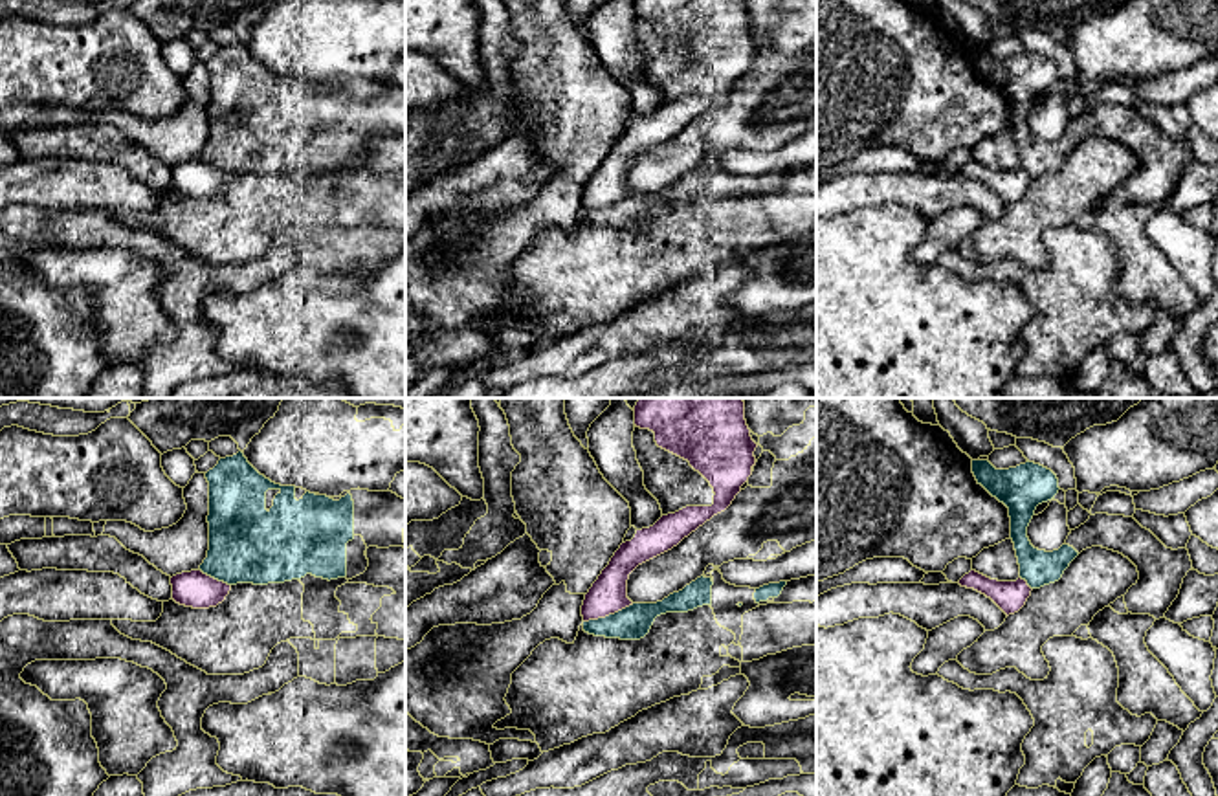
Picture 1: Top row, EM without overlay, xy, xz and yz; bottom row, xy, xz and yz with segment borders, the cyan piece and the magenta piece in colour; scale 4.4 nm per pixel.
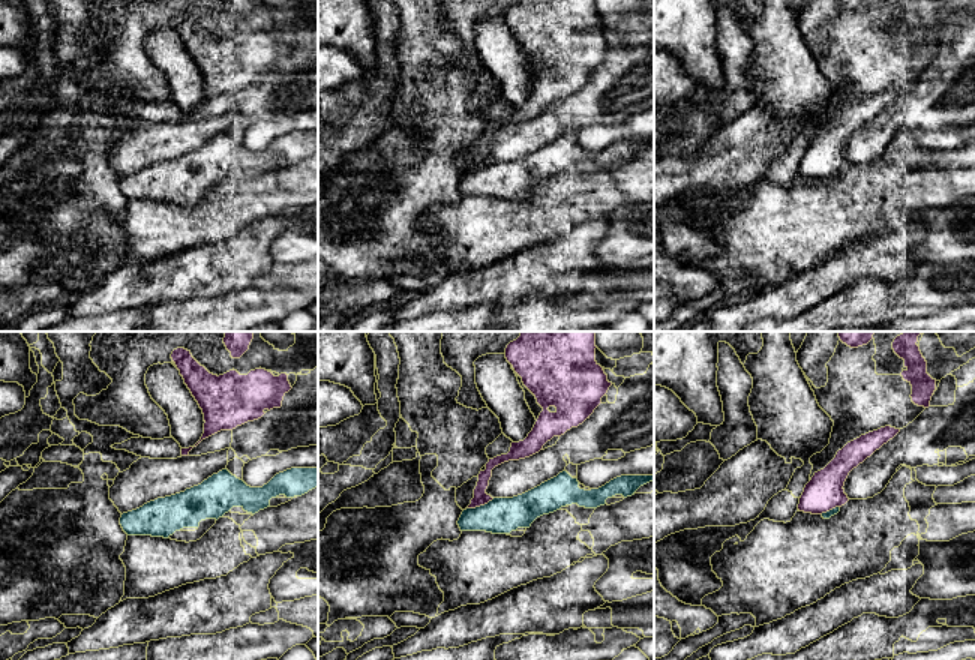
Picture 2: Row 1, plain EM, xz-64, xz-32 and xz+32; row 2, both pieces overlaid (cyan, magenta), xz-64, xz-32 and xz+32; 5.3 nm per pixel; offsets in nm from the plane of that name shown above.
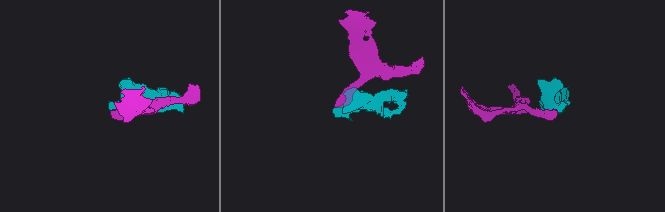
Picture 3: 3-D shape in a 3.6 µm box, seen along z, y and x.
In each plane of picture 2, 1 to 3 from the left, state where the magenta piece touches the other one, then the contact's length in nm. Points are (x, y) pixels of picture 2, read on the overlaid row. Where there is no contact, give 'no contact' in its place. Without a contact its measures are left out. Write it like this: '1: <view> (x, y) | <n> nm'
1: no contact
2: xz-32 (480, 506) | 160 nm
3: xz+32 (830, 510) | 110 nm

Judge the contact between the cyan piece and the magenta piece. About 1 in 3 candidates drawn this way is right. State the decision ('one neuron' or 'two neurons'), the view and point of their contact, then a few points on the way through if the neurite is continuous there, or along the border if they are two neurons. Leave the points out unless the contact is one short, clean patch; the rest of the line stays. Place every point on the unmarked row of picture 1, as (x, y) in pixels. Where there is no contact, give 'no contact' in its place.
two neurons; contact xz (609, 204); border xz (633, 193), (584, 211)

